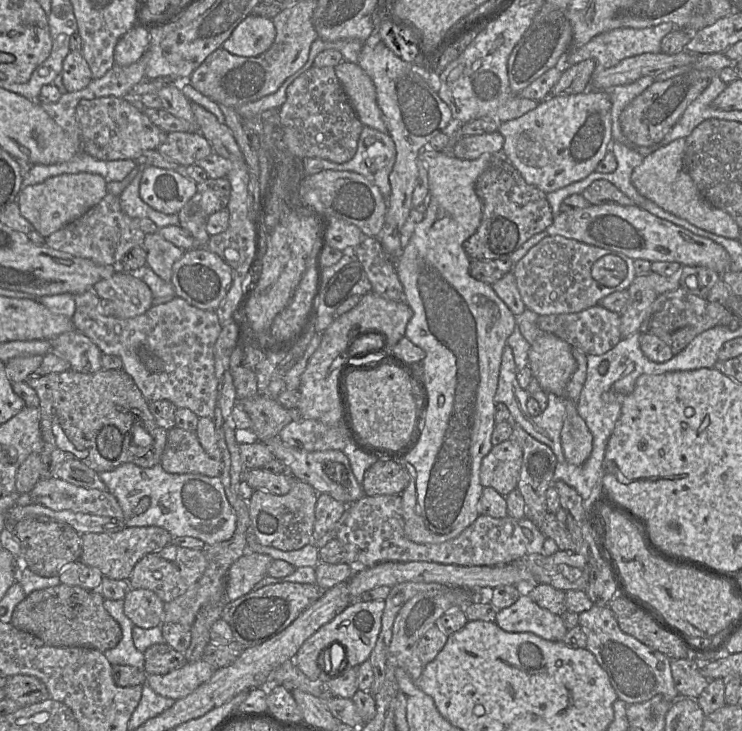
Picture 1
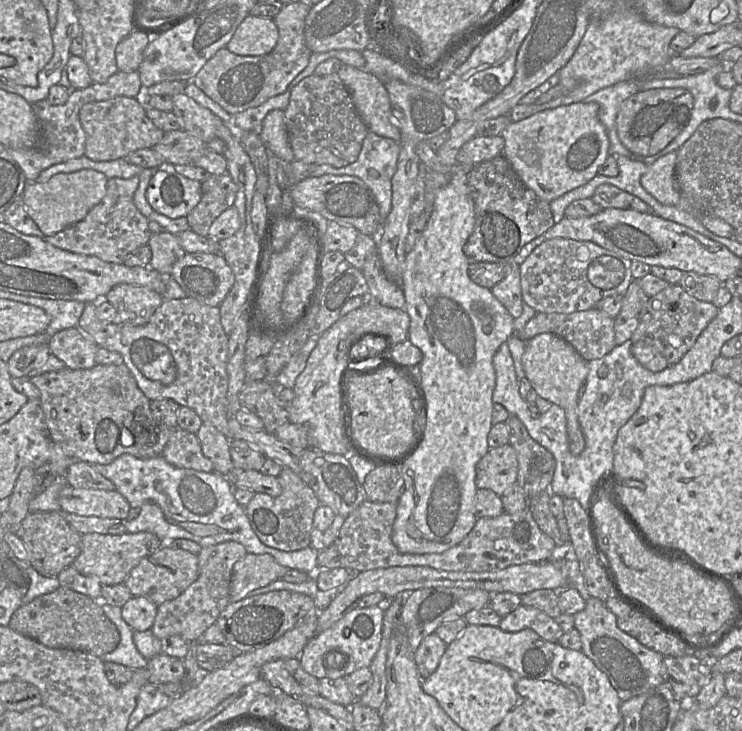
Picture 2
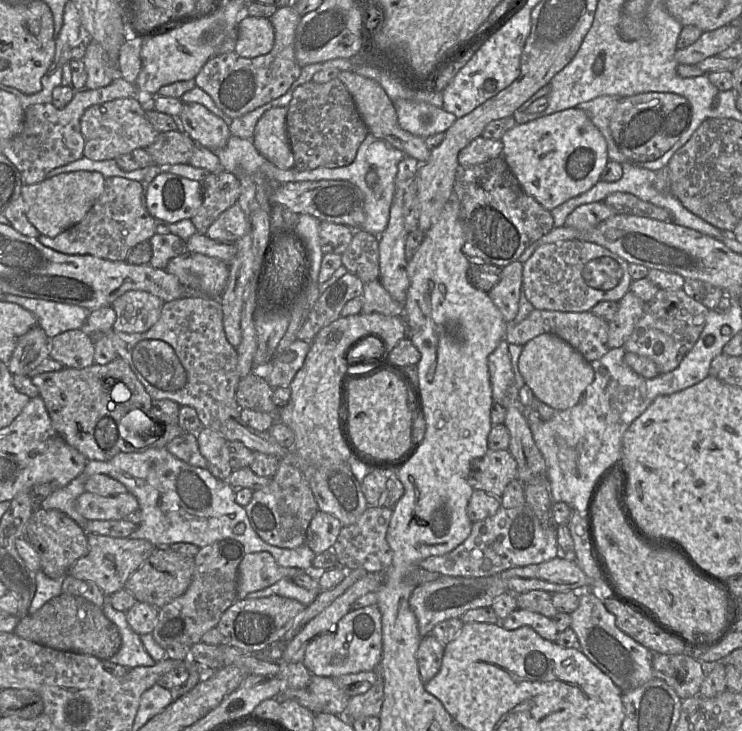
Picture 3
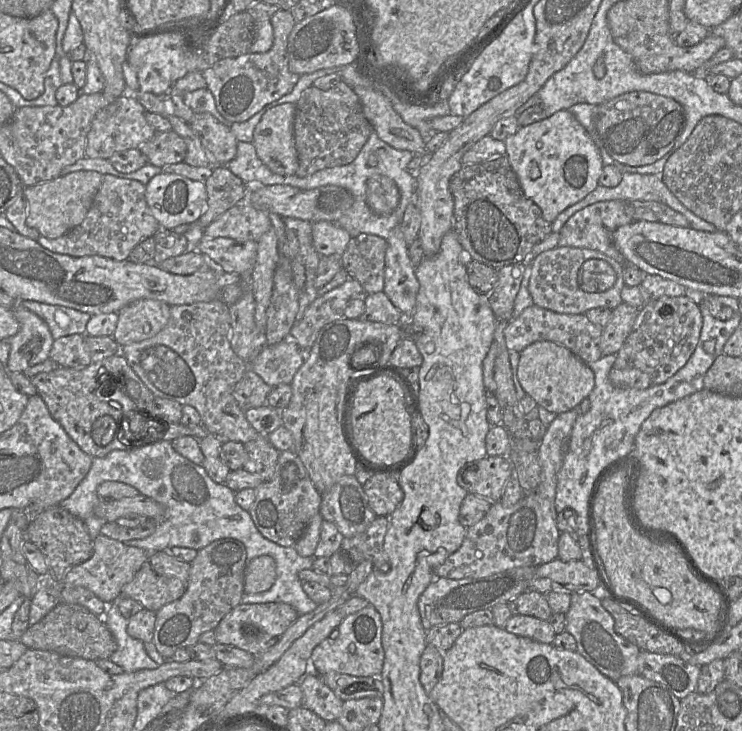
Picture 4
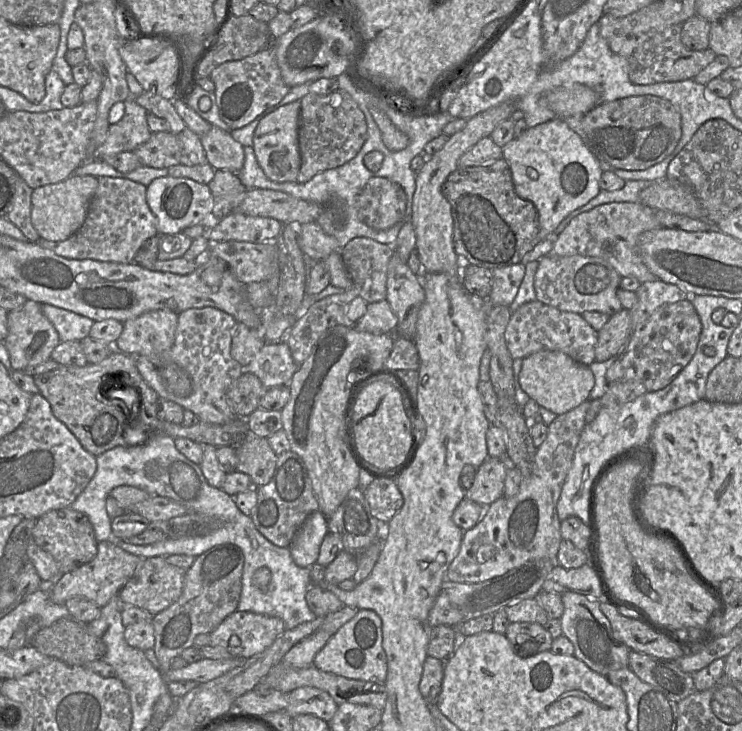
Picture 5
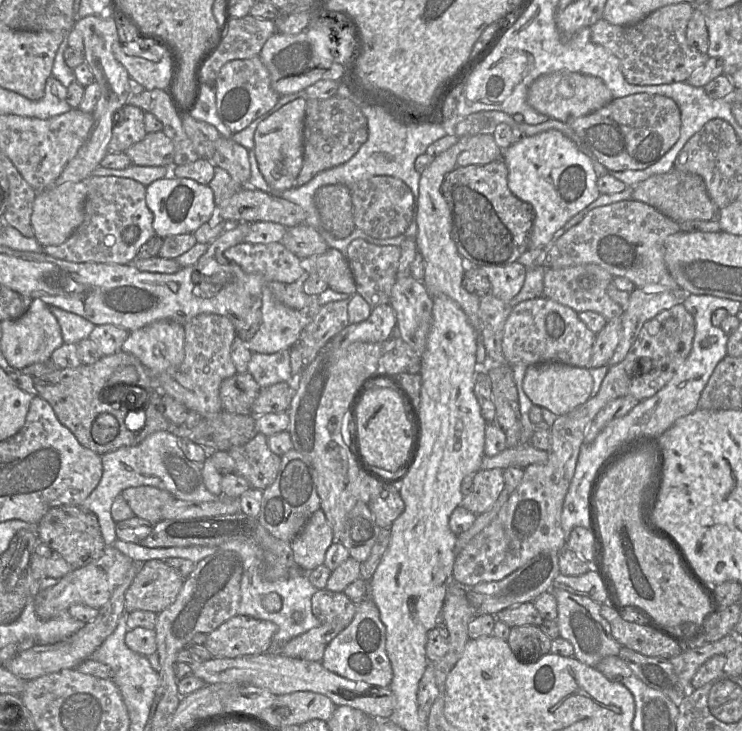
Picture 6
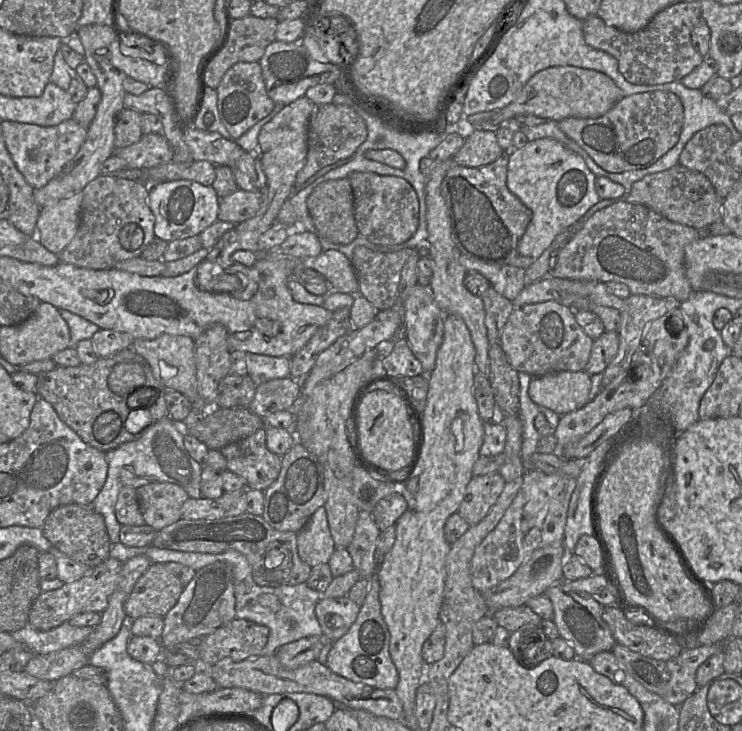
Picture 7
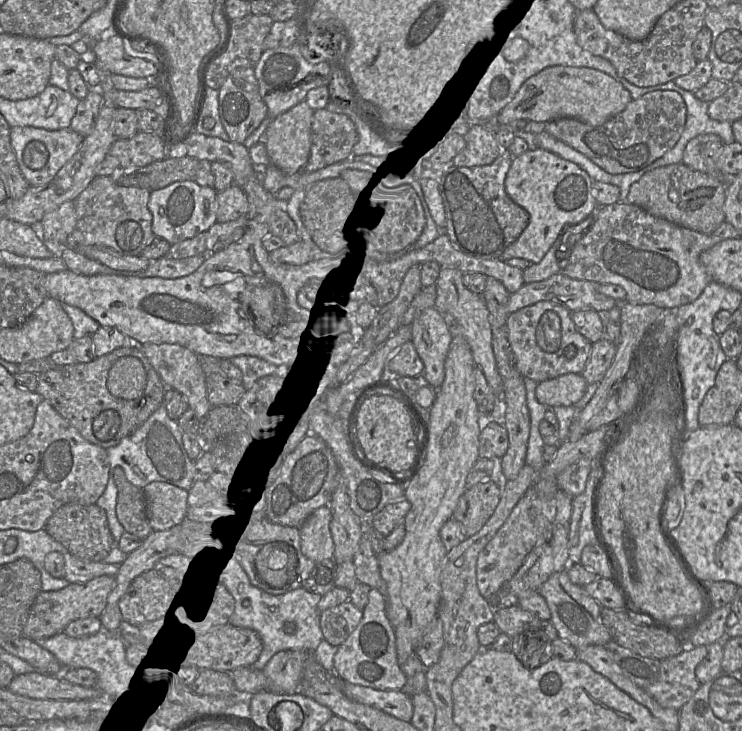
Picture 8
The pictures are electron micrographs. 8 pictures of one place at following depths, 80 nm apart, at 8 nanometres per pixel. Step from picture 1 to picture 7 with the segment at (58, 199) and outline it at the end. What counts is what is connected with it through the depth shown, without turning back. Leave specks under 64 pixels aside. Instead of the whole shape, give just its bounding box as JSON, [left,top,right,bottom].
[35,192,82,254]

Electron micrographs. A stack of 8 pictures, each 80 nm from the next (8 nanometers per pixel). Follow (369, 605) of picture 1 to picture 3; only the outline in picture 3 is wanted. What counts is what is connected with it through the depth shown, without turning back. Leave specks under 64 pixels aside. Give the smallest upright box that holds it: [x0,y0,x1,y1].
[302,604,382,678]

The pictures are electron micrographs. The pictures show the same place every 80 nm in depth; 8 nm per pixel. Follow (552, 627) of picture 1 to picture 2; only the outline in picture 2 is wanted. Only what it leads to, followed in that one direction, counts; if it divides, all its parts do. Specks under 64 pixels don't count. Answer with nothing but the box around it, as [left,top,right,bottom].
[499,604,564,643]

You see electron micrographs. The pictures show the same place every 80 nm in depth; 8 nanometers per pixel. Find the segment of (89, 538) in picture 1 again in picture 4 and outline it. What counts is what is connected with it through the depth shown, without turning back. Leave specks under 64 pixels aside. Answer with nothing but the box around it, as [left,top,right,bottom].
[57,534,150,604]

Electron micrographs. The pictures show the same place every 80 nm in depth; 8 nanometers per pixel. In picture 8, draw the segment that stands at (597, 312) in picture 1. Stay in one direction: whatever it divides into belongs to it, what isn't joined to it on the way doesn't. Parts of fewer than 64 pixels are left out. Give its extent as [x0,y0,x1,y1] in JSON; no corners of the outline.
[507,301,592,382]

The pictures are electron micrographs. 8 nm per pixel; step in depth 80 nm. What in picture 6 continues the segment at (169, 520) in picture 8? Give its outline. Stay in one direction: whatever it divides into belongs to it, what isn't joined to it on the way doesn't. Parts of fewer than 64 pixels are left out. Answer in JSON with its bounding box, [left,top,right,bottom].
[121,486,175,525]

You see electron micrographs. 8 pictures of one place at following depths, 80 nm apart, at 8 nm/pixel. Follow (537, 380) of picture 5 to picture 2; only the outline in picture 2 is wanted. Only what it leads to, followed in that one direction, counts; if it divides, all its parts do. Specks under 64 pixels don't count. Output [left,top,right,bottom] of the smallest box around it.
[522,333,589,456]

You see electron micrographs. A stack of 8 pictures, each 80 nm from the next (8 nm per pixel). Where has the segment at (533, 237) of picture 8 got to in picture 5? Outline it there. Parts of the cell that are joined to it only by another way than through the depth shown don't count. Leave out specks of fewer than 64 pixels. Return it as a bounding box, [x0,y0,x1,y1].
[502,118,602,241]

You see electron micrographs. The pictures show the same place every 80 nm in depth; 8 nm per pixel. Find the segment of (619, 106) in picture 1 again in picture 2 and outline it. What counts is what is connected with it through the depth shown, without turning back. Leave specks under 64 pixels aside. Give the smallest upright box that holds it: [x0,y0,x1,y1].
[583,78,646,160]

